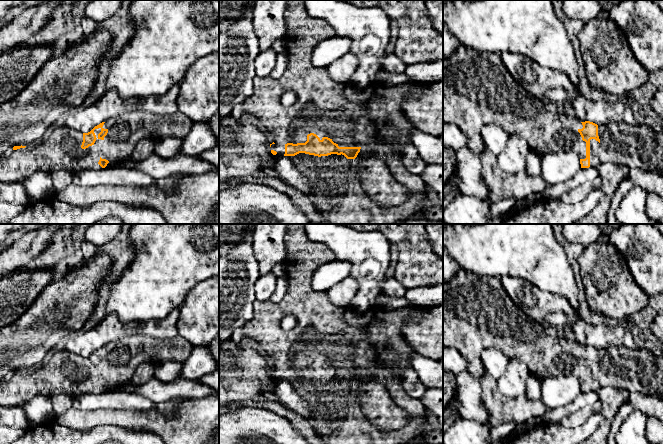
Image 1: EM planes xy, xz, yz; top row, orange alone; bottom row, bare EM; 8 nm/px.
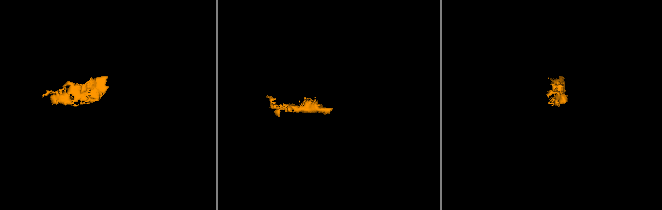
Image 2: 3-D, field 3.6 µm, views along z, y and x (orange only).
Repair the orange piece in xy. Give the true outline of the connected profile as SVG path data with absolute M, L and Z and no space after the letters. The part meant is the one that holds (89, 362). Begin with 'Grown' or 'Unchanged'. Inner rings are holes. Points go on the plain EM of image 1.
Grown. M180 337L173 340L140 340L132 344L128 340L110 342L95 350L90 356L82 357L65 348L55 349L47 364L31 370L14 370L12 376L0 379L0 405L23 405L35 396L52 397L63 394L71 398L82 394L105 392L110 385L128 382L142 363L157 364L165 361L184 362L194 346Z

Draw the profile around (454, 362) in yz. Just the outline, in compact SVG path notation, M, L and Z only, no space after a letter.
M443 347L443 370L454 376L467 371L466 358L455 348Z

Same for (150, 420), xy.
M219 390L209 396L183 400L174 415L162 414L156 407L146 410L97 409L80 410L71 407L55 418L61 425L87 431L99 425L116 425L129 430L147 431L158 435L165 444L219 444Z

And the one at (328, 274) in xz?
M333 260L322 264L313 274L311 286L314 291L325 292L334 284L350 275L351 263L343 260Z

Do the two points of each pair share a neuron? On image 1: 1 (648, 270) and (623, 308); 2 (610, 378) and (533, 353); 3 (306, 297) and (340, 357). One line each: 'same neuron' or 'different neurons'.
1: different neurons
2: same neuron
3: same neuron

